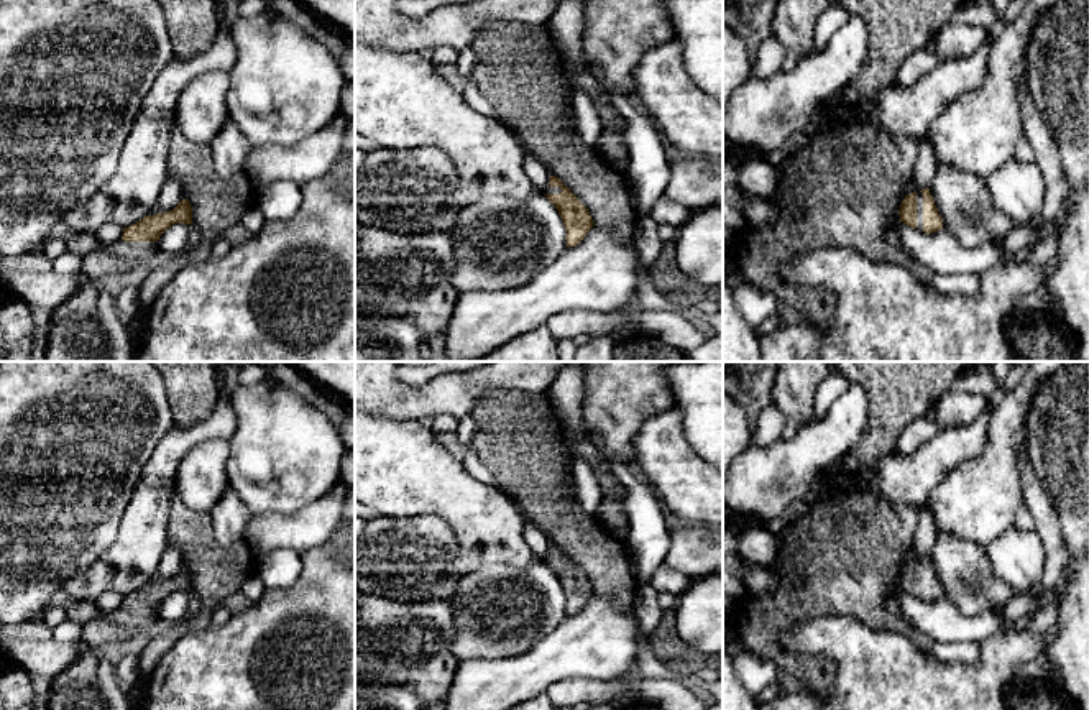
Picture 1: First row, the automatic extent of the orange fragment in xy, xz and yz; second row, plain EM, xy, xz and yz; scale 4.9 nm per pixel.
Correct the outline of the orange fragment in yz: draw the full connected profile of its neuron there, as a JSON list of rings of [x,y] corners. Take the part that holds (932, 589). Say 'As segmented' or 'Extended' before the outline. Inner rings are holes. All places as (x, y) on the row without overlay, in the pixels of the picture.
Extended. [[[928,556],[905,564],[898,583],[900,590],[925,602],[933,602],[943,597],[943,587],[938,582]]]

